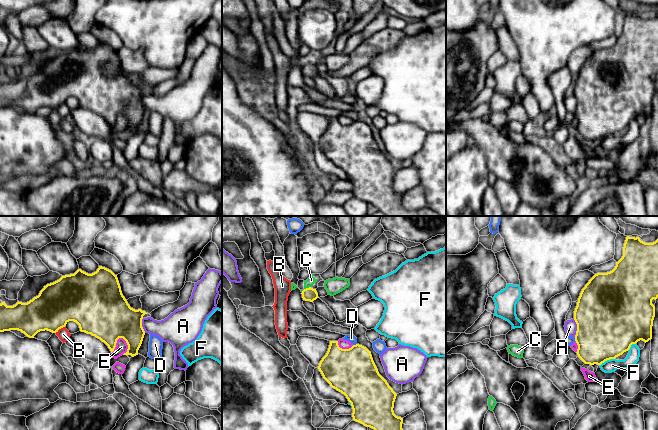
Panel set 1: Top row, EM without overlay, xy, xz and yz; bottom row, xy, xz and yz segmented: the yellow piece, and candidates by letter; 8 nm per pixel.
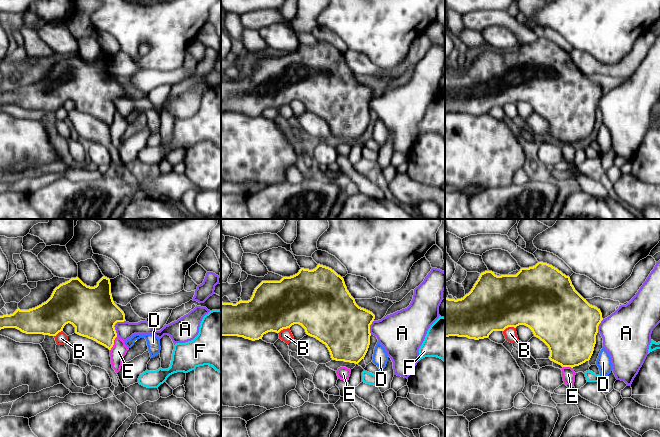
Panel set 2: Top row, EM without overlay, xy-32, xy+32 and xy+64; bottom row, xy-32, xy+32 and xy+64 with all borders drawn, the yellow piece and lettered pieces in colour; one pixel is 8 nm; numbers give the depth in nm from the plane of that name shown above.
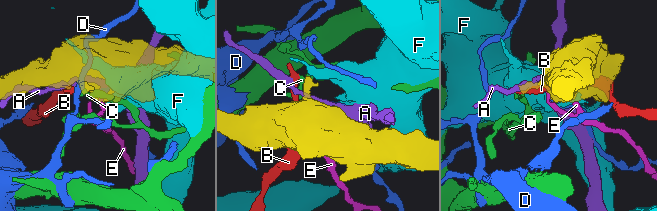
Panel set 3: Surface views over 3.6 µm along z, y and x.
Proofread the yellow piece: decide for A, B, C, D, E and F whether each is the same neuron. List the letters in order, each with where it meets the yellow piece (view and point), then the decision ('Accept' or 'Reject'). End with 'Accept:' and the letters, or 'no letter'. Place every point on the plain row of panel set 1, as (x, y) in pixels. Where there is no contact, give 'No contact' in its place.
A: Touches yellow at yz (577, 104). Reject
B: Touches yellow at xy (59, 104). Reject
C: Touches yellow at xz (306, 64). Reject
D: Touches yellow at xz (354, 121). Reject
E: Touches yellow at xy (115, 120). Reject
F: Touches yellow at yz (607, 135). Reject
Accept: no letter

